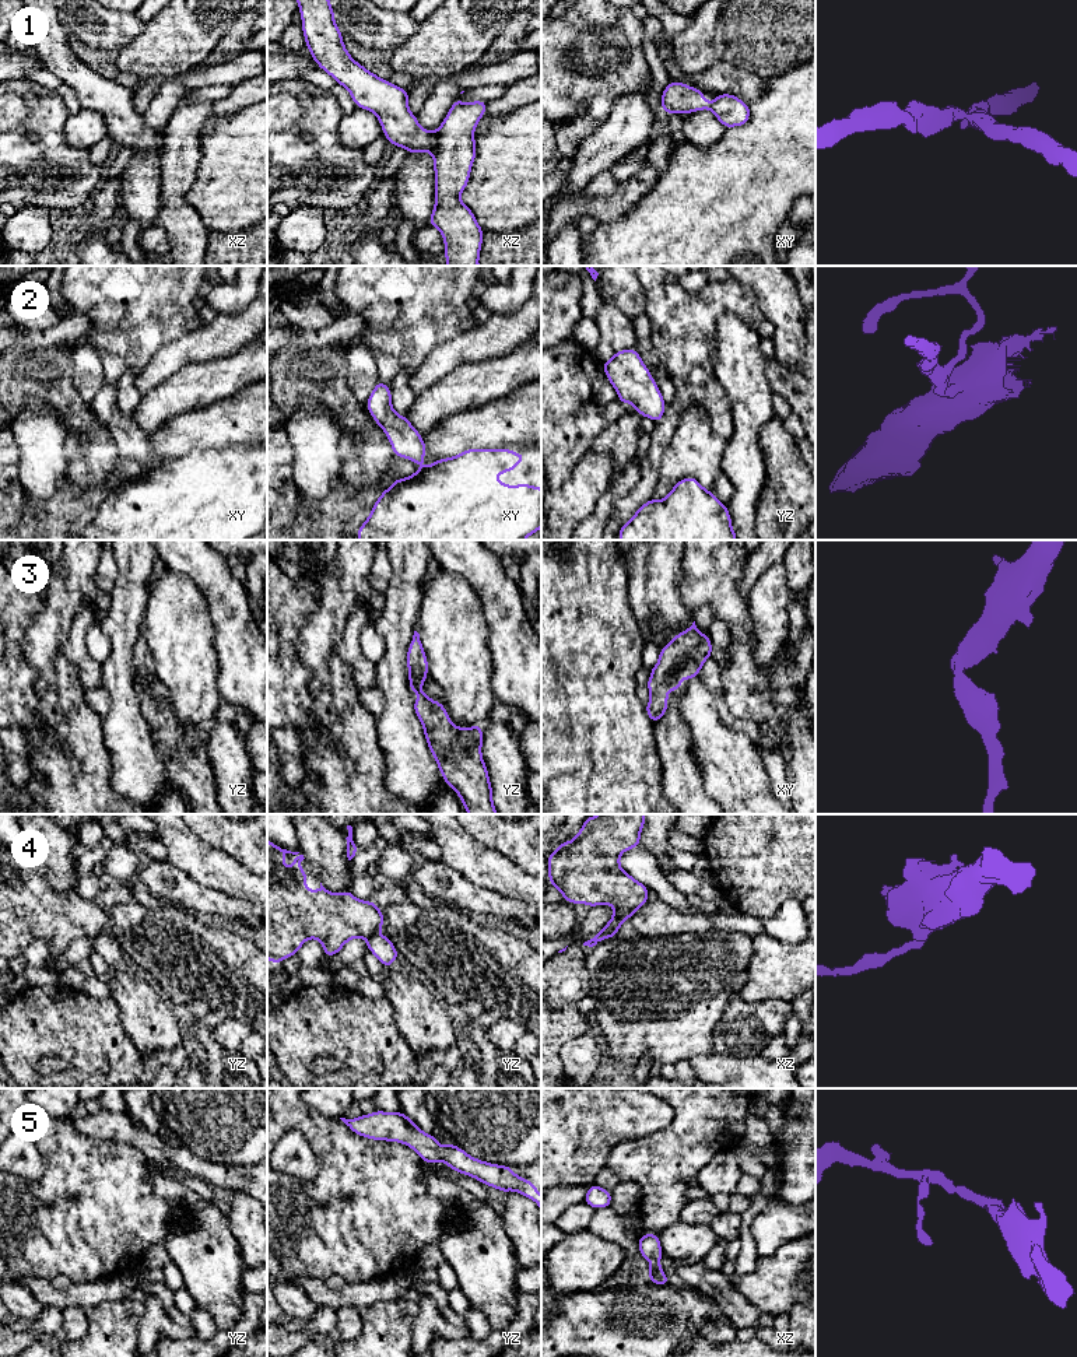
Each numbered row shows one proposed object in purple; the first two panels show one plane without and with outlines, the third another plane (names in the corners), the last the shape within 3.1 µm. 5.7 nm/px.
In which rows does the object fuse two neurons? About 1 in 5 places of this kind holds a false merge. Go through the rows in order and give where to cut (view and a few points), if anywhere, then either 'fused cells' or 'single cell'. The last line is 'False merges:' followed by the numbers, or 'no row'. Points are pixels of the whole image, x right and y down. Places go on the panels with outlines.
1: xz (437, 132), (437, 151), (434, 155) | fused cells
2: no cut | single cell
3: no cut | single cell
4: xz (613, 915), (625, 919) | fused cells
5: no cut | single cell
False merges: 1, 4

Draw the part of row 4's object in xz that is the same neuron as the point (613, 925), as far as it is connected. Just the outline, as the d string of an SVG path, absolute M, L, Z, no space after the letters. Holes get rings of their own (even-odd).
M613 916L607 925L597 933L594 935L593 939L587 940L583 943L583 946L589 946L593 947L596 946L599 942L604 940L604 939L610 939L613 936L618 935L618 929L620 926L625 922L625 918L615 918Z

